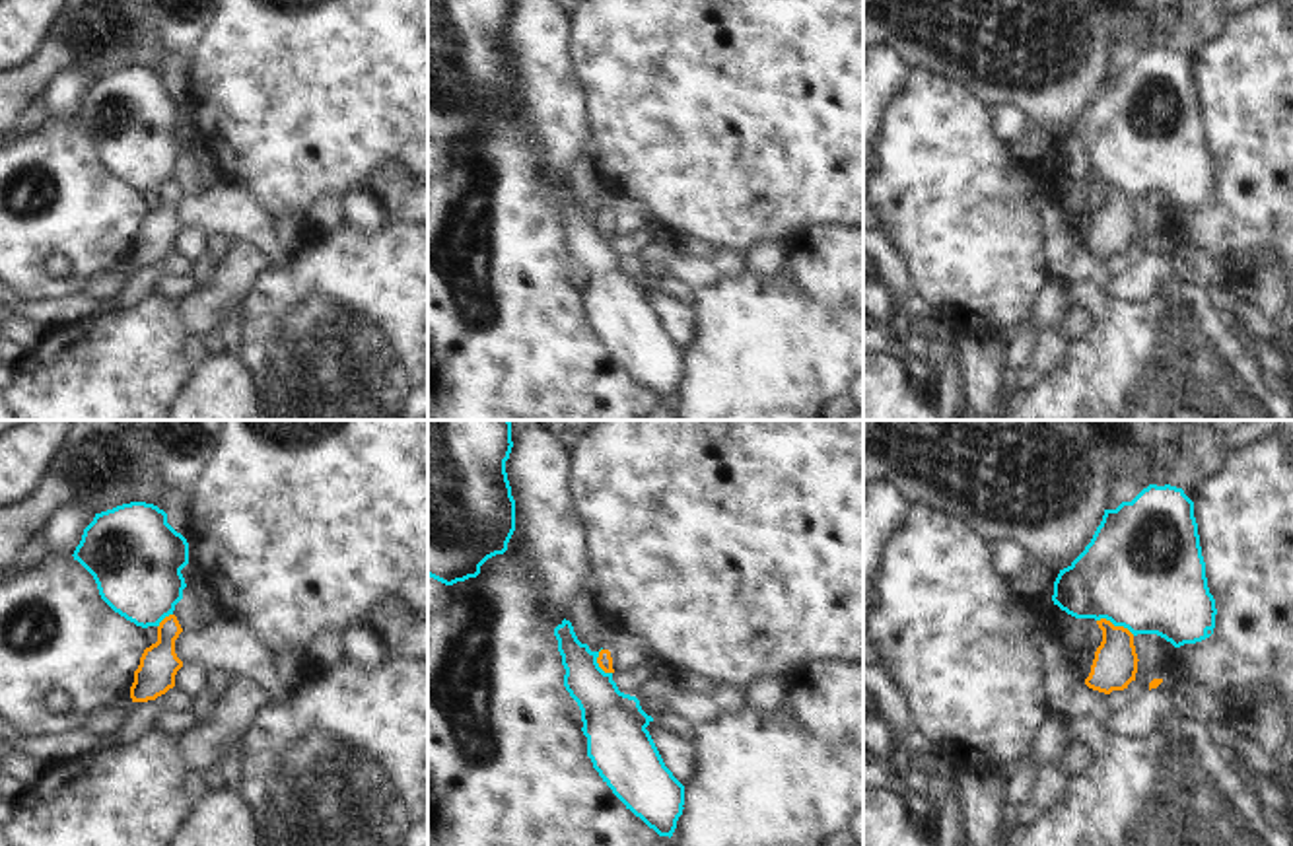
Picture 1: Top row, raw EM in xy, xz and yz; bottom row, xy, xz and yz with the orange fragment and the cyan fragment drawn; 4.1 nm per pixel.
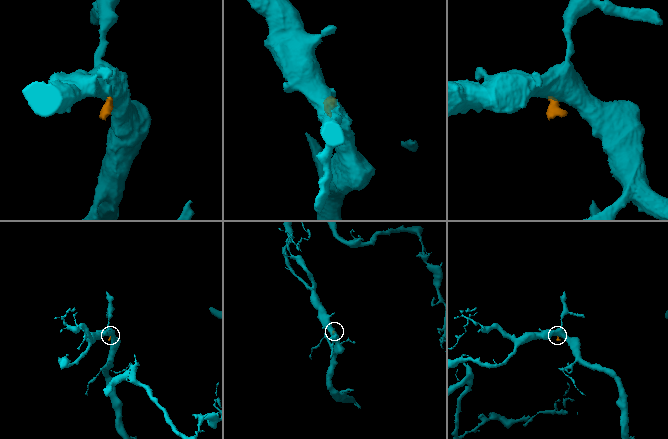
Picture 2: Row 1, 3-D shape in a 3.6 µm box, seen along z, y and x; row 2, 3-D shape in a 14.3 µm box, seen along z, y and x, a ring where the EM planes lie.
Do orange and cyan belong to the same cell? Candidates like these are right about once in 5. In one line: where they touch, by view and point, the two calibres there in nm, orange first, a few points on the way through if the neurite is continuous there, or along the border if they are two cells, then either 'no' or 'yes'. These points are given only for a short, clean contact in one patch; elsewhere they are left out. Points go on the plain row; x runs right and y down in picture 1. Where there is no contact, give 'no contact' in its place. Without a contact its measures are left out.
meets orange in yz at (1117, 191); 190 nm thick on the orange side, 480 nm on the other; border along yz (1097, 183), (1109, 183), (1134, 199); no

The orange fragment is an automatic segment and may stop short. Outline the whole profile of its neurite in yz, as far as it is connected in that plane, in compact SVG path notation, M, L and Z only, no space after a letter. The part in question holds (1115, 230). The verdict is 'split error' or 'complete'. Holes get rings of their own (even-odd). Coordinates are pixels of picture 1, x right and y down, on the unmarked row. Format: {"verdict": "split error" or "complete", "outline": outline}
{"verdict": "complete", "outline": "M1097 185L1102 194L1102 206L1095 216L1091 237L1085 249L1093 255L1110 259L1124 255L1137 237L1137 218L1134 198L1124 191L1114 191L1110 185Z"}

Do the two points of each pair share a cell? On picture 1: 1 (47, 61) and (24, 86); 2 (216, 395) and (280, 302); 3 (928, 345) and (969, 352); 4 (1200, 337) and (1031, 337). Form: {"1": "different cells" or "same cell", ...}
{"1": "same cell", "2": "different cells", "3": "different cells", "4": "different cells"}

